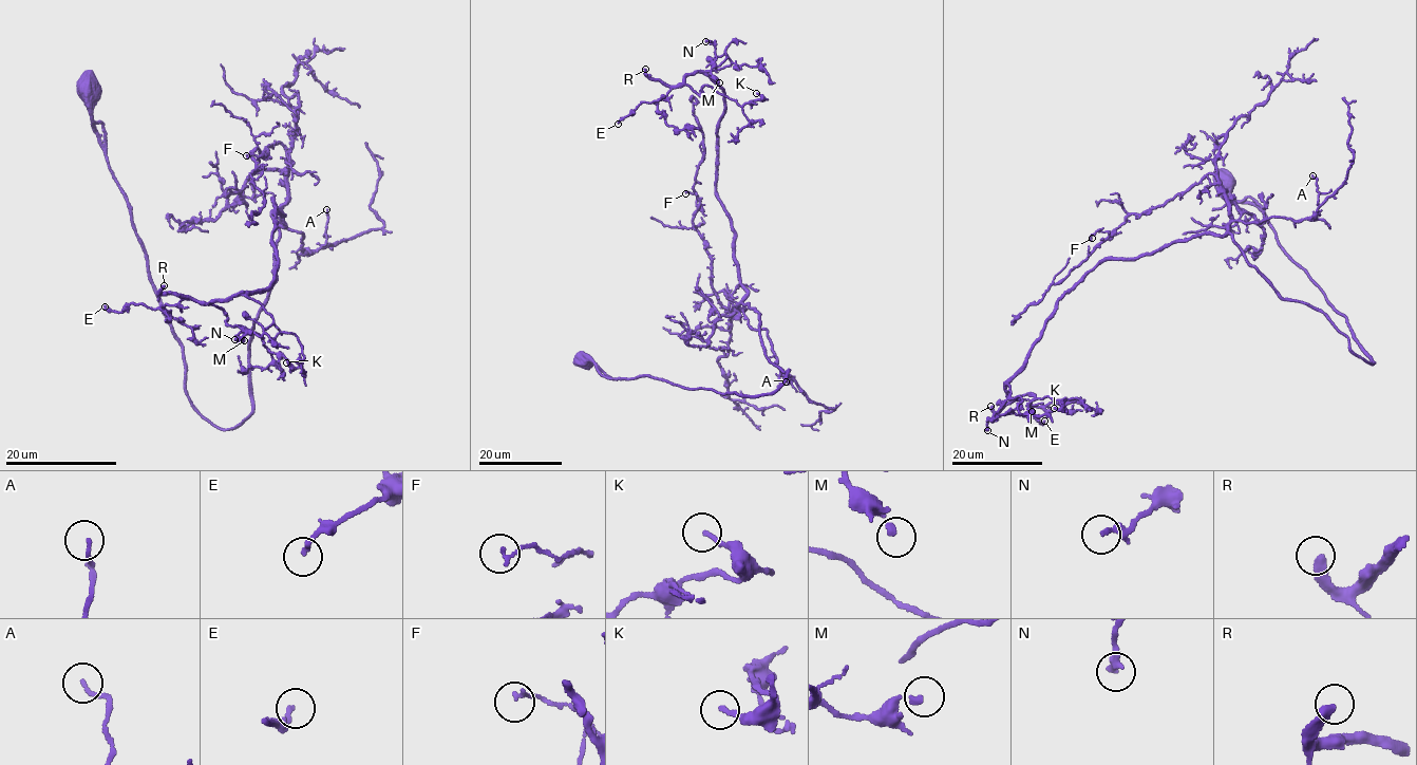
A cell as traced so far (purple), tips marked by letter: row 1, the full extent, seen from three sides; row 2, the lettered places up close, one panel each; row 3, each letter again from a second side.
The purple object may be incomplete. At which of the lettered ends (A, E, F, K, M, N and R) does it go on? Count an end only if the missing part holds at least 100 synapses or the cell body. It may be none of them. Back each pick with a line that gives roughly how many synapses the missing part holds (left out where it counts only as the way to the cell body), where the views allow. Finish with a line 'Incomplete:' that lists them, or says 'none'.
R: about 350 synapses
Incomplete: R

